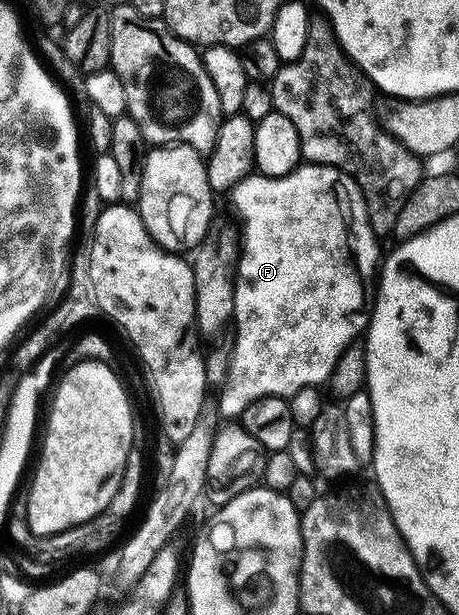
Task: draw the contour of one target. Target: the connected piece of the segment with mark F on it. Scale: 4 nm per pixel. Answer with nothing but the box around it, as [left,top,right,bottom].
[220,163,380,408]

